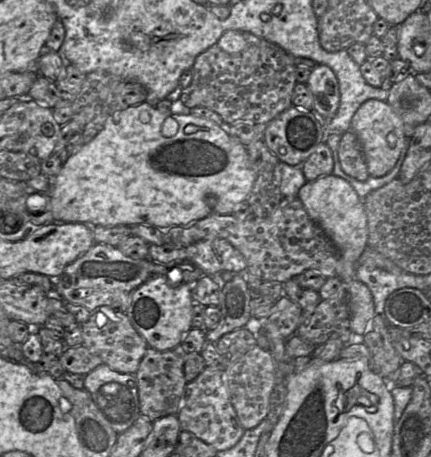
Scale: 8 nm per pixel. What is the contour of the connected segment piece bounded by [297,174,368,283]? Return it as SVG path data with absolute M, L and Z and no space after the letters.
M333 174L307 181L300 188L297 197L309 217L323 230L339 252L336 278L343 283L354 279L358 259L368 246L367 215L363 199L346 180Z

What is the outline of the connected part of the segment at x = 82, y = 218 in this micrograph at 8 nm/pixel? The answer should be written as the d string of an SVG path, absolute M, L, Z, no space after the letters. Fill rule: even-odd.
M147 101L133 105L128 106L124 109L121 109L119 111L114 112L112 115L110 115L97 135L88 143L83 144L74 154L71 154L69 158L62 164L62 167L59 171L59 173L54 176L51 180L51 187L48 190L48 192L43 192L49 195L50 201L51 201L51 211L53 214L53 223L63 223L63 222L79 222L84 223L89 226L134 226L139 224L146 224L151 226L157 226L157 227L167 227L167 226L178 226L178 225L187 225L190 222L195 222L198 220L201 220L211 214L219 214L219 215L229 215L232 214L235 206L242 203L247 202L247 199L253 189L255 180L256 180L257 174L254 165L252 164L248 152L246 150L246 146L244 146L242 143L237 141L235 138L230 136L221 126L217 125L216 123L202 118L198 116L194 116L192 114L175 114L172 113L170 110L161 110L156 107L156 105L150 104ZM188 124L193 124L194 126L197 126L197 129L195 132L191 134L185 133L185 127Z

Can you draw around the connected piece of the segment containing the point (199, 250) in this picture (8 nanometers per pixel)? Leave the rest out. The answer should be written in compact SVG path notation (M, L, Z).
M223 238L203 240L186 247L186 259L207 275L241 272L247 267L242 253Z

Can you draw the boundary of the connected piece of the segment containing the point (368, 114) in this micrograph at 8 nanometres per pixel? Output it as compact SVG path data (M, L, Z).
M369 99L361 104L352 117L350 130L361 144L370 176L381 177L393 169L401 154L405 135L403 121L387 101Z

